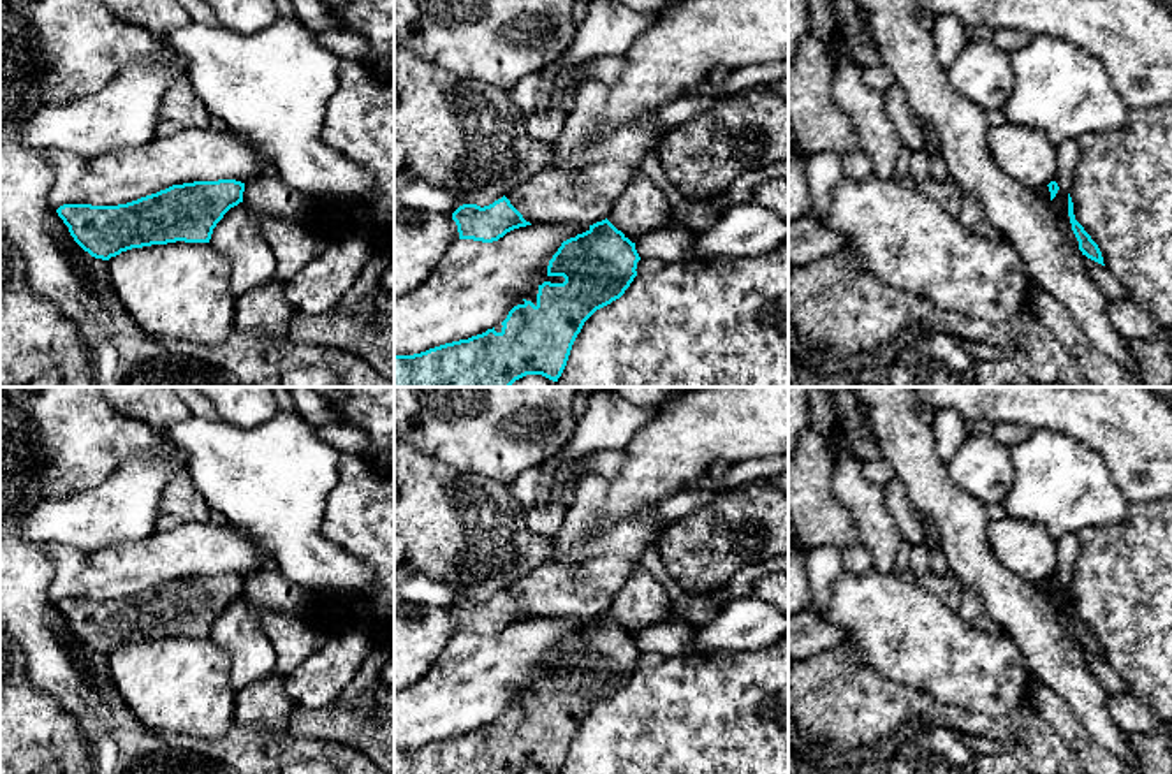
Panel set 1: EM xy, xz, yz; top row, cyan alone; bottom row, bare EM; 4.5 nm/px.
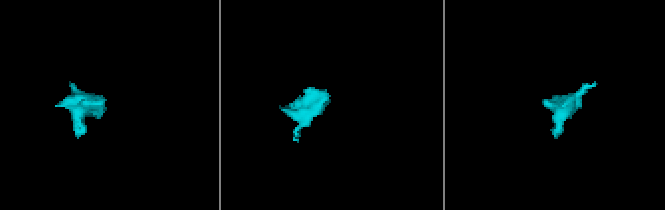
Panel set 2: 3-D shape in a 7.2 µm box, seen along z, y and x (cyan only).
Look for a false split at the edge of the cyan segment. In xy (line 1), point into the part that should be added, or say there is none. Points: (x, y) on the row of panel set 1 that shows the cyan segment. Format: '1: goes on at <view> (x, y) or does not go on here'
1: does not go on here

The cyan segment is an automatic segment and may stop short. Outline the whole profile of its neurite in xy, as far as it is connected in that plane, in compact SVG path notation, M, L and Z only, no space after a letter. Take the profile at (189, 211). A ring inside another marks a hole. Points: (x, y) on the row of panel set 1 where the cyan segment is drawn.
M236 179L172 185L157 194L118 206L63 204L56 209L74 241L95 259L109 260L121 252L176 241L209 243L223 215L243 202L245 183Z

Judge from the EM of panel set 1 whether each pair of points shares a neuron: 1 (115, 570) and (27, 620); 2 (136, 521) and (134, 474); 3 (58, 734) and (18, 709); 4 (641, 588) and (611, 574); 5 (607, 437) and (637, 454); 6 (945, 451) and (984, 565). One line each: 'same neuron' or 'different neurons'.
1: different neurons
2: same neuron
3: same neuron
4: different neurons
5: different neurons
6: different neurons

